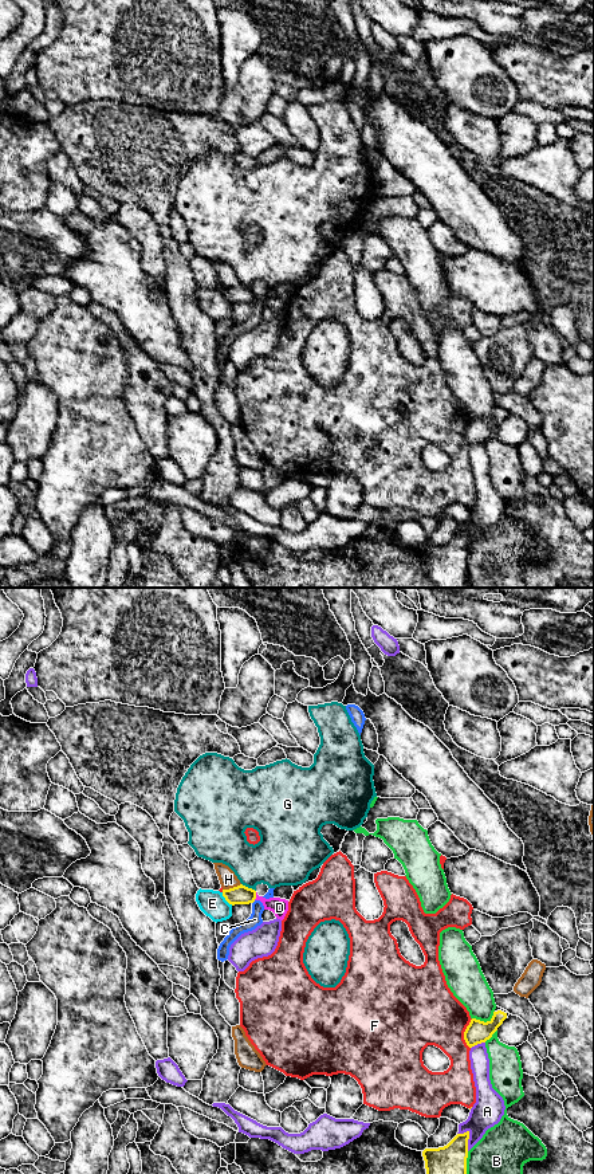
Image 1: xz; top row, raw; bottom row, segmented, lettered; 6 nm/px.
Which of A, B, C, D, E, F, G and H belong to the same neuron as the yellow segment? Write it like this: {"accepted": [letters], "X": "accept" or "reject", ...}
{"accepted": [], "A": "reject", "B": "reject", "C": "reject", "D": "reject", "E": "reject", "F": "reject", "G": "reject", "H": "reject"}

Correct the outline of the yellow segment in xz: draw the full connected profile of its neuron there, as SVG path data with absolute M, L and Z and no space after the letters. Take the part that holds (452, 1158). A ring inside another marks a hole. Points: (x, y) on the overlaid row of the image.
M469 1131L457 1134L447 1146L425 1149L426 1174L467 1174Z

